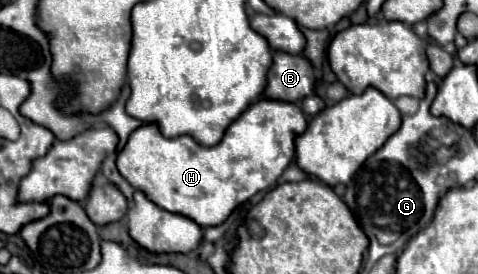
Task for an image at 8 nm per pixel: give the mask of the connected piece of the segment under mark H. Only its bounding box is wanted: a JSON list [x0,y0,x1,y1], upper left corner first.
[118,97,306,227]

